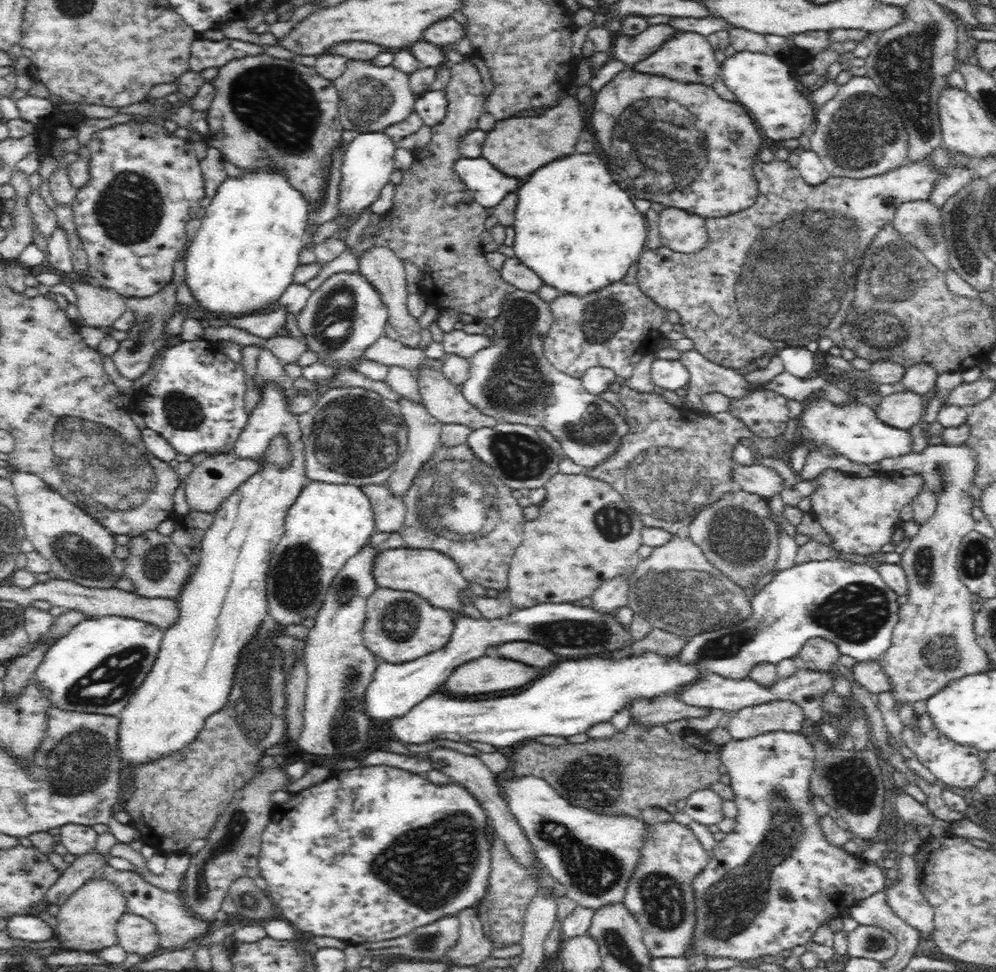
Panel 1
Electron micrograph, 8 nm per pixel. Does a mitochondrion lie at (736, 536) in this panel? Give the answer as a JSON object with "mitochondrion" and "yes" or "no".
{"mitochondrion":"yes"}

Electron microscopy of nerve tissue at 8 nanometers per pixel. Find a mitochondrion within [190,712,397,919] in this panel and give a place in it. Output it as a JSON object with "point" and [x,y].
{"point":[237,825]}

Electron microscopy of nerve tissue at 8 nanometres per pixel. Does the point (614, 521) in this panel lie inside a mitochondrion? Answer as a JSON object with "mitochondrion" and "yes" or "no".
{"mitochondrion":"yes"}

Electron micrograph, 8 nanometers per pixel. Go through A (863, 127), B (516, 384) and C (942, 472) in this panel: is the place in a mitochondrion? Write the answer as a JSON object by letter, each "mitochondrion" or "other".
{"A":"mitochondrion","B":"mitochondrion","C":"mitochondrion"}

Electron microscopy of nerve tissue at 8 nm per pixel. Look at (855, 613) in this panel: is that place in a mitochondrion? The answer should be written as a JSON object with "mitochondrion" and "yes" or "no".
{"mitochondrion":"yes"}

